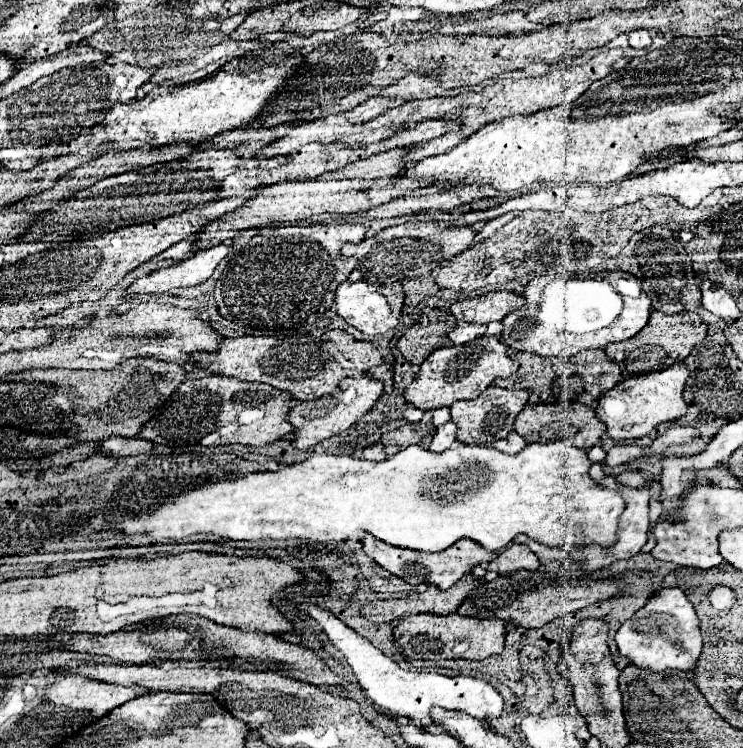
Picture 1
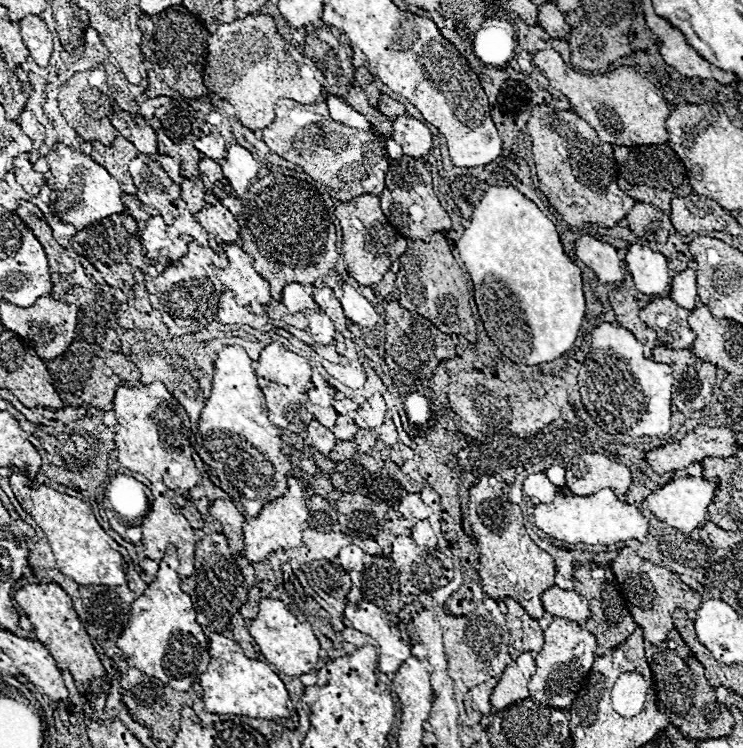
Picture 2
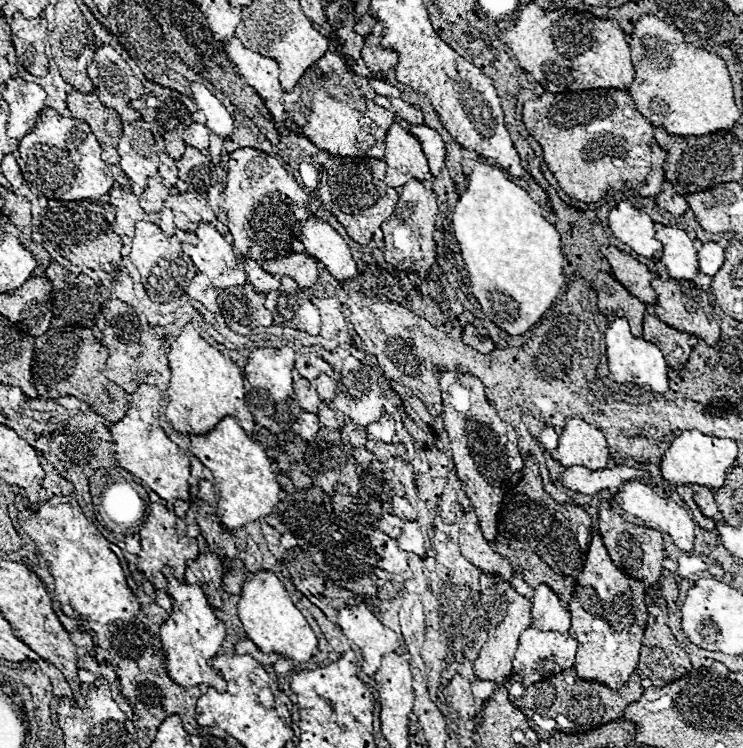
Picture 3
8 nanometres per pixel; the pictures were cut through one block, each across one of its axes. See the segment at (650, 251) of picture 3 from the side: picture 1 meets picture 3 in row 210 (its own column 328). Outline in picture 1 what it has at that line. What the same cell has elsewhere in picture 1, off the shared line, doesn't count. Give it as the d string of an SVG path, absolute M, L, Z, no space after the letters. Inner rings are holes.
M298 604L298 610L306 612L310 618L314 618L322 632L326 634L328 642L342 654L346 664L352 668L360 688L366 692L366 696L382 706L384 710L406 716L414 720L418 726L430 726L430 708L440 706L440 708L462 708L470 716L490 720L498 718L502 714L502 696L484 680L472 678L472 676L442 676L434 672L408 672L402 670L396 662L392 662L388 656L384 656L378 648L374 648L366 638L358 636L354 630L350 630L342 620L338 620L330 610L316 606L316 604Z

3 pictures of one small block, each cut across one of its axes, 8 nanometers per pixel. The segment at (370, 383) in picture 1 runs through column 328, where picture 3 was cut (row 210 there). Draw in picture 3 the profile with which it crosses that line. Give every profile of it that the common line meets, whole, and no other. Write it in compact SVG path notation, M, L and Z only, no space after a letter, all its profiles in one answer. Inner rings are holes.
M412 178L406 186L400 188L400 198L396 202L396 210L384 222L384 242L386 242L386 262L402 272L418 272L422 278L428 274L430 266L436 262L436 244L434 244L434 220L438 214L438 196L432 190L426 190L422 182Z

